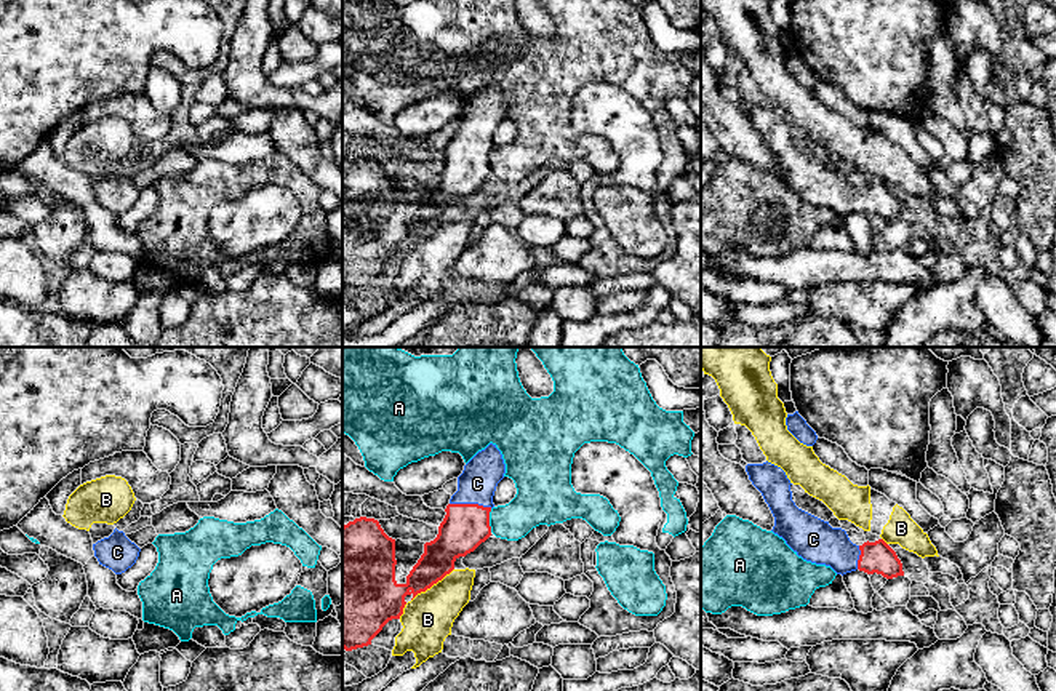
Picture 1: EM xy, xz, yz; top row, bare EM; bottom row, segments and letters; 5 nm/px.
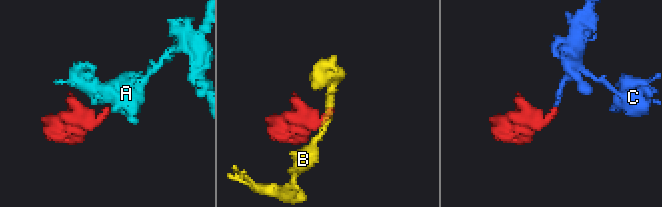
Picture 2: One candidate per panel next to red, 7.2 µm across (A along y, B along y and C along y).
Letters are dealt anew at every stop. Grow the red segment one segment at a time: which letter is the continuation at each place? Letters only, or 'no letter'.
C

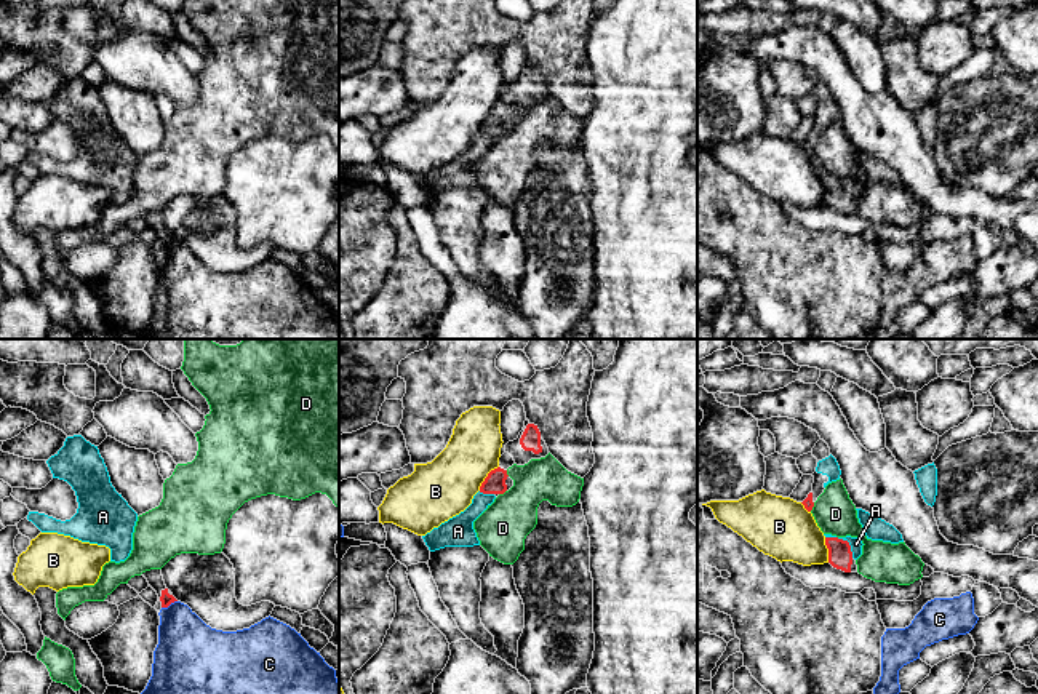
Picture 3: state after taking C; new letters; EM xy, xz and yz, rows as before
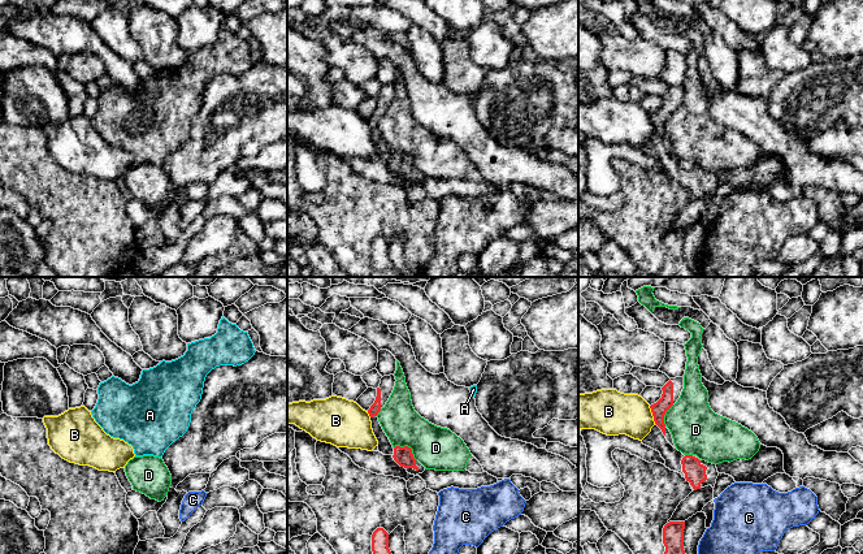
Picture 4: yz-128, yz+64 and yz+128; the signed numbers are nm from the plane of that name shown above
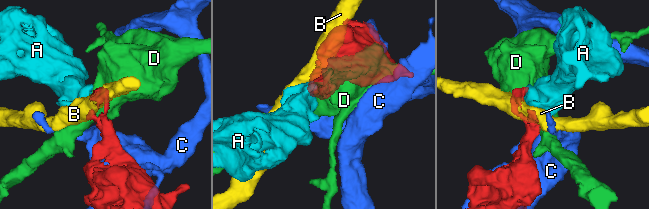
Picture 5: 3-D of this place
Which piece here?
A

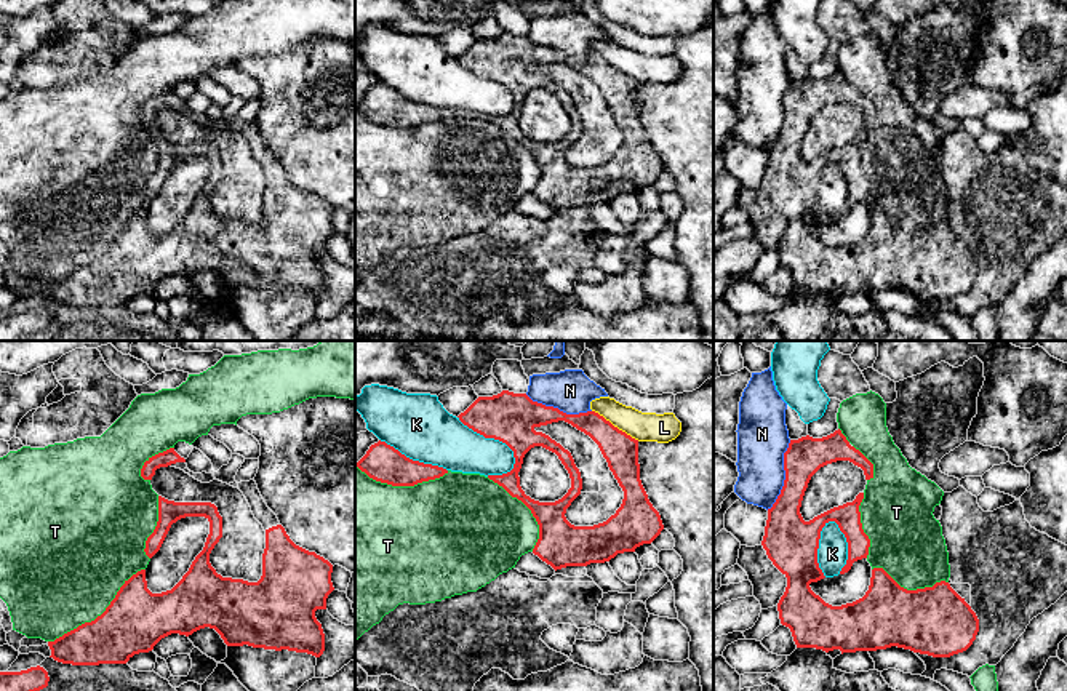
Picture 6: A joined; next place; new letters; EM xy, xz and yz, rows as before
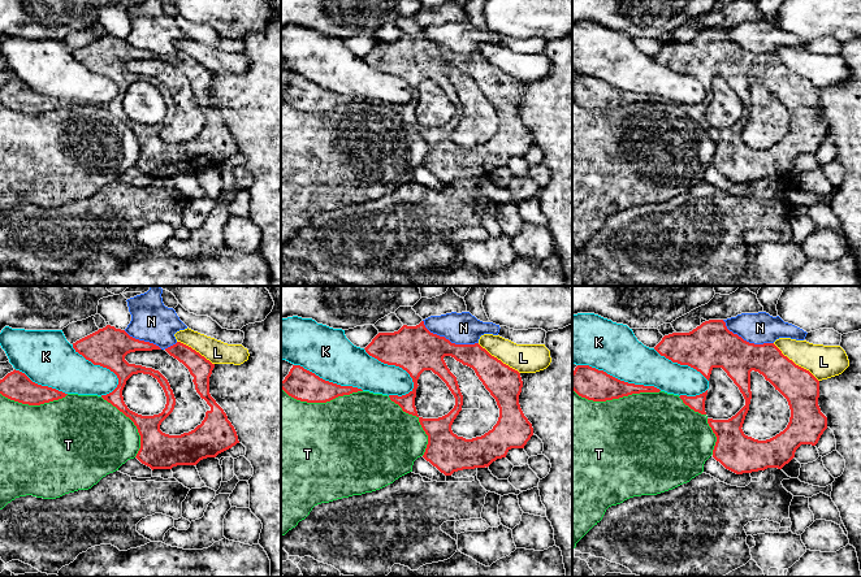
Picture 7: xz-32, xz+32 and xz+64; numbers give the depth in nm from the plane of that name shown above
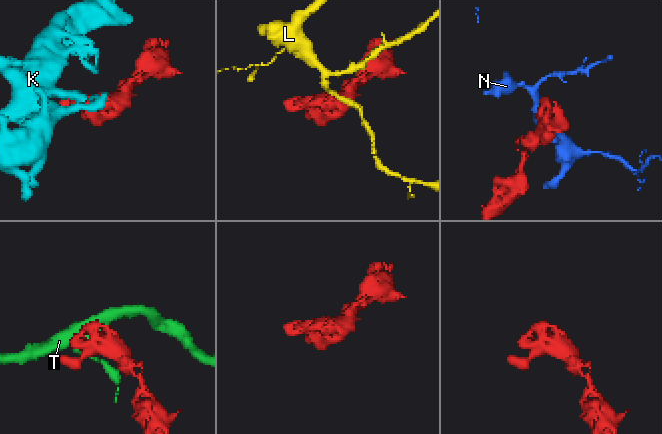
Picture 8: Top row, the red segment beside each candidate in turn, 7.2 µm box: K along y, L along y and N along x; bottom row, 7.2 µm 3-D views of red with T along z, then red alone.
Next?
no letter

